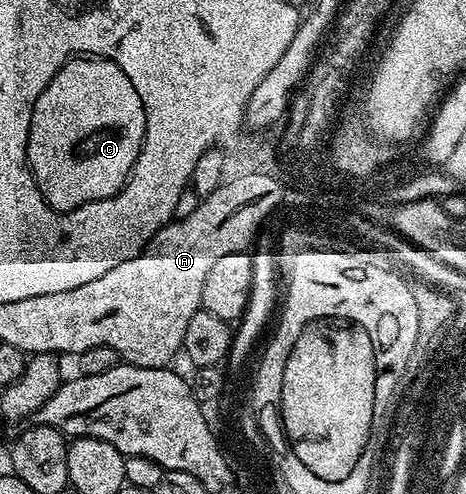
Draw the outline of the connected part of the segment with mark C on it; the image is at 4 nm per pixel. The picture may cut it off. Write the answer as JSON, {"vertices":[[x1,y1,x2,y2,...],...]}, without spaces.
{"vertices":[[91,48,91,52,67,52,67,56,63,56,63,64,59,64,59,68,55,68,55,72,47,76,47,84,43,84,39,92,35,92,35,100,31,100,31,108,27,108,27,136,23,136,25,176,33,176,35,179,35,196,41,196,39,204,43,204,43,208,47,208,51,216,75,216,75,212,83,212,83,208,95,208,95,204,107,204,107,200,112,200,119,189,127,183,129,174,137,162,137,154,141,154,141,146,147,144,145,129,147,120,151,120,151,116,147,116,147,108,143,108,147,100,139,100,139,108,127,108,127,112,131,112,129,126,124,126,123,120,119,120,119,124,111,120,111,112,115,112,115,108,123,112,123,104,119,104,119,100,123,100,123,92,119,92,119,64,115,64,115,60,119,60,119,56,103,56,103,52,95,52,95,48]]}

